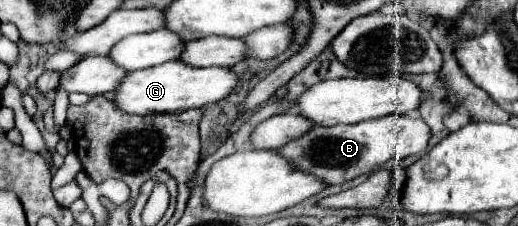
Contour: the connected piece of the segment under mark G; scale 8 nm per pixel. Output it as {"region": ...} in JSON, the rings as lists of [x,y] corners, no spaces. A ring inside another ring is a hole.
{"region":[[[170,61],[128,73],[116,89],[116,105],[126,113],[134,115],[178,113],[226,99],[226,95],[230,95],[236,89],[236,85],[238,75],[228,67],[192,67],[182,61]]]}

